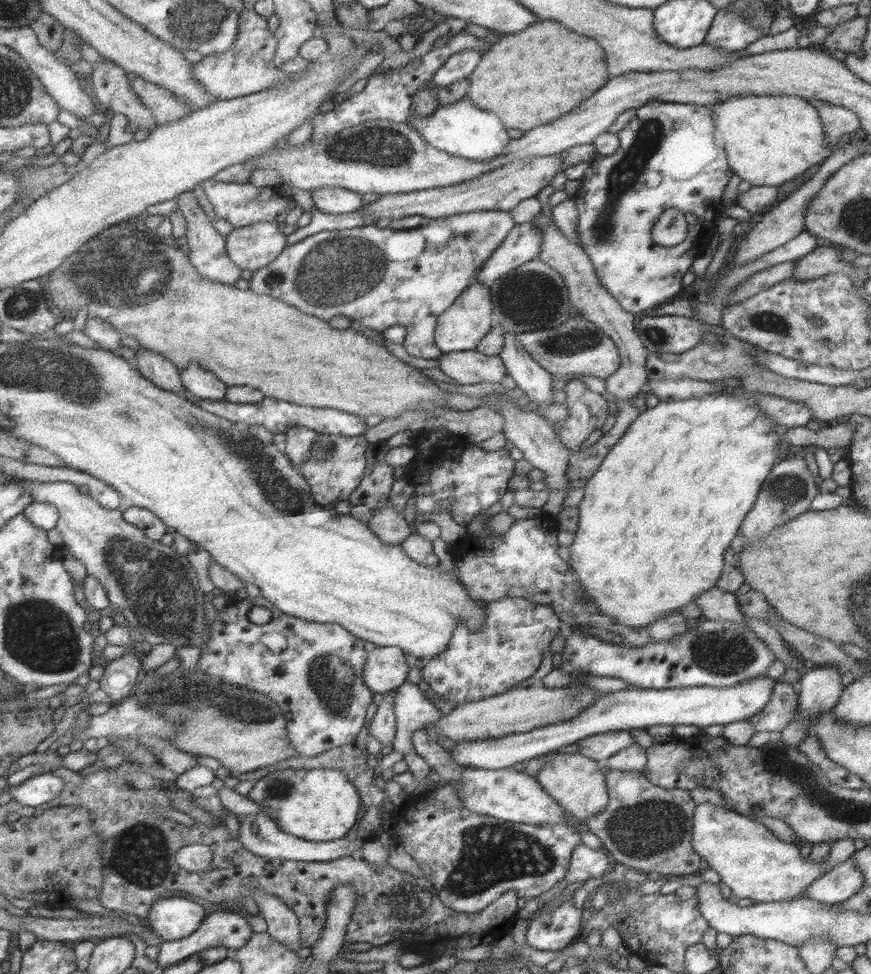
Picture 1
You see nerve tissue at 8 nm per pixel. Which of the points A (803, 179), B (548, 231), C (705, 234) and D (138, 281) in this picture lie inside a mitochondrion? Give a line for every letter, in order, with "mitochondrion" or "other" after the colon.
A: other
B: other
C: other
D: mitochondrion

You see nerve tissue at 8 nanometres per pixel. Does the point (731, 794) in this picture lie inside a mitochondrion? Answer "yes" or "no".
no

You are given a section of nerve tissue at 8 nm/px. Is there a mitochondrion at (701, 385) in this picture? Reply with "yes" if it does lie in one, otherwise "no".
no

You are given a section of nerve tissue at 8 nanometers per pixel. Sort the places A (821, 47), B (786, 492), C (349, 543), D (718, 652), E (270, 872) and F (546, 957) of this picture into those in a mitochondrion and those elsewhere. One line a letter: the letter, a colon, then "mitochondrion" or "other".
A: other
B: mitochondrion
C: other
D: mitochondrion
E: other
F: other

